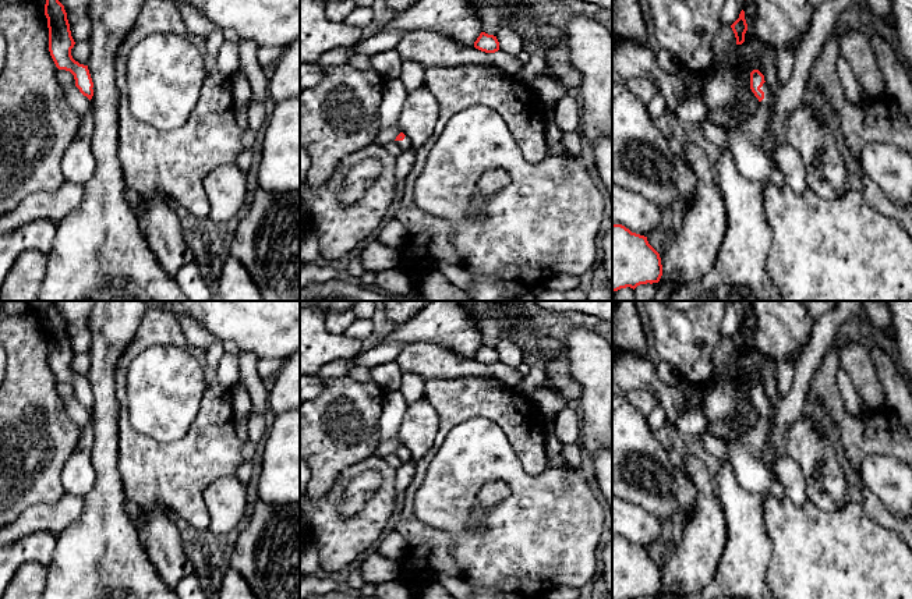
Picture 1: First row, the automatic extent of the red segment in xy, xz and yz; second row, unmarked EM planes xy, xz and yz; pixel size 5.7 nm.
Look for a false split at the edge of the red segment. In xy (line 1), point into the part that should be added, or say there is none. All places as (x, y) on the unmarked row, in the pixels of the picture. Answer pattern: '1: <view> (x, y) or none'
1: none

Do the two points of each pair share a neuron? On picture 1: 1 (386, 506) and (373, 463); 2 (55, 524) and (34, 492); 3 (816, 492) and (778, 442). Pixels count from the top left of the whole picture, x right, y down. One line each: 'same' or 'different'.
1: same
2: different
3: different

